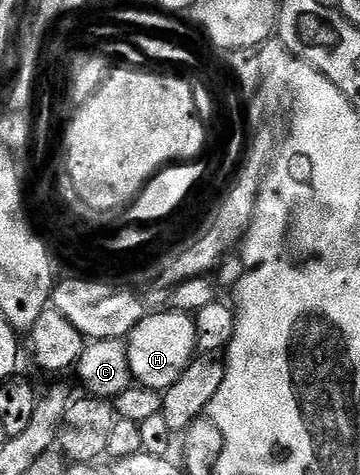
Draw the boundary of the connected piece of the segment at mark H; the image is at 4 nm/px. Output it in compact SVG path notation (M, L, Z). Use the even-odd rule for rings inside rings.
M149 312L126 338L132 380L139 388L161 391L168 389L178 383L182 371L186 371L193 357L197 356L195 320L189 314L171 312Z

